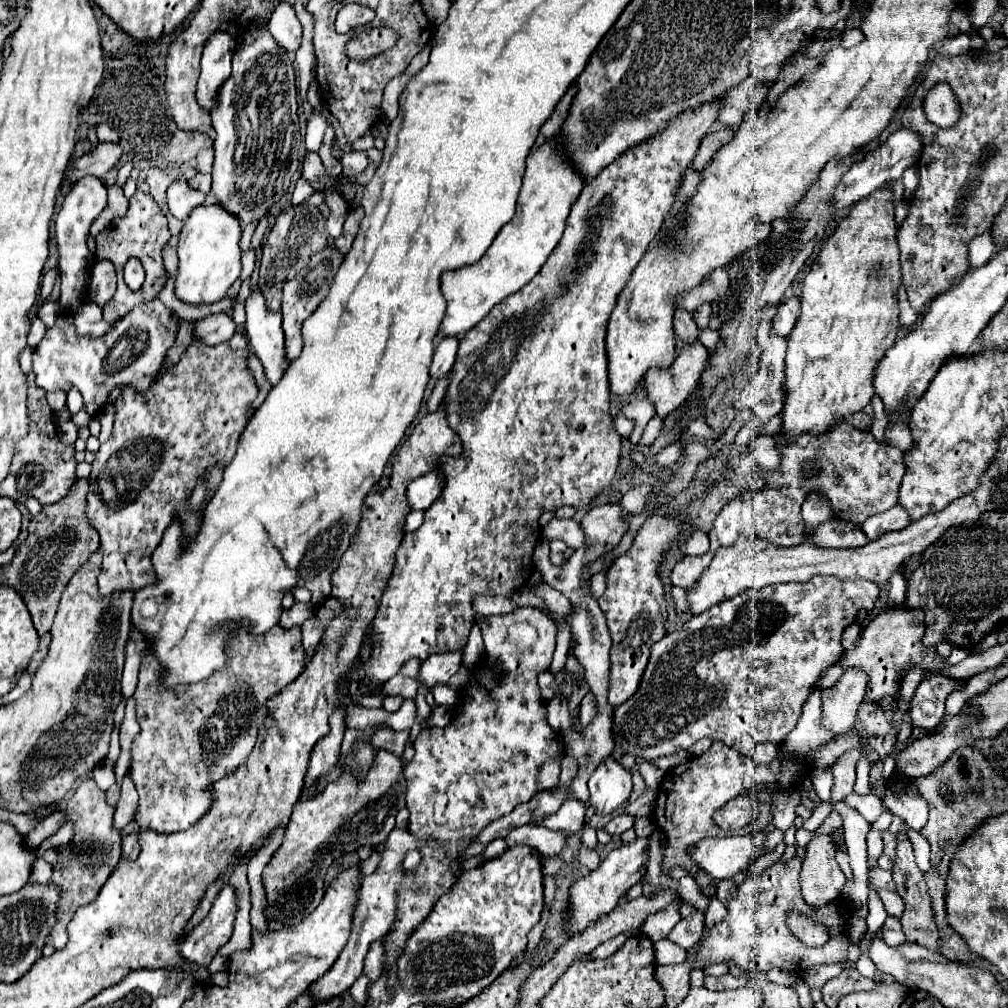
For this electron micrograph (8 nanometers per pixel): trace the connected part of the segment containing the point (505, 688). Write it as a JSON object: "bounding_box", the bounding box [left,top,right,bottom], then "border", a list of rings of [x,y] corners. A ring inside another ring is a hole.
{"bounding_box":[384,608,562,992],"border":[[[518,608],[506,616],[482,616],[480,630],[486,646],[482,658],[482,668],[474,672],[476,686],[466,686],[460,690],[460,698],[452,712],[452,722],[446,728],[426,728],[418,734],[414,742],[414,760],[404,766],[406,776],[406,806],[410,810],[408,830],[420,840],[422,862],[404,874],[396,890],[396,918],[384,938],[384,972],[388,974],[388,992],[394,992],[398,982],[396,962],[402,954],[410,934],[426,920],[440,896],[448,894],[456,882],[462,868],[464,850],[478,838],[478,834],[494,820],[510,814],[518,804],[528,802],[534,794],[558,788],[562,738],[546,722],[546,708],[538,688],[538,674],[548,670],[556,644],[554,622],[536,608]],[[426,840],[438,842],[438,846],[426,844]]]}

